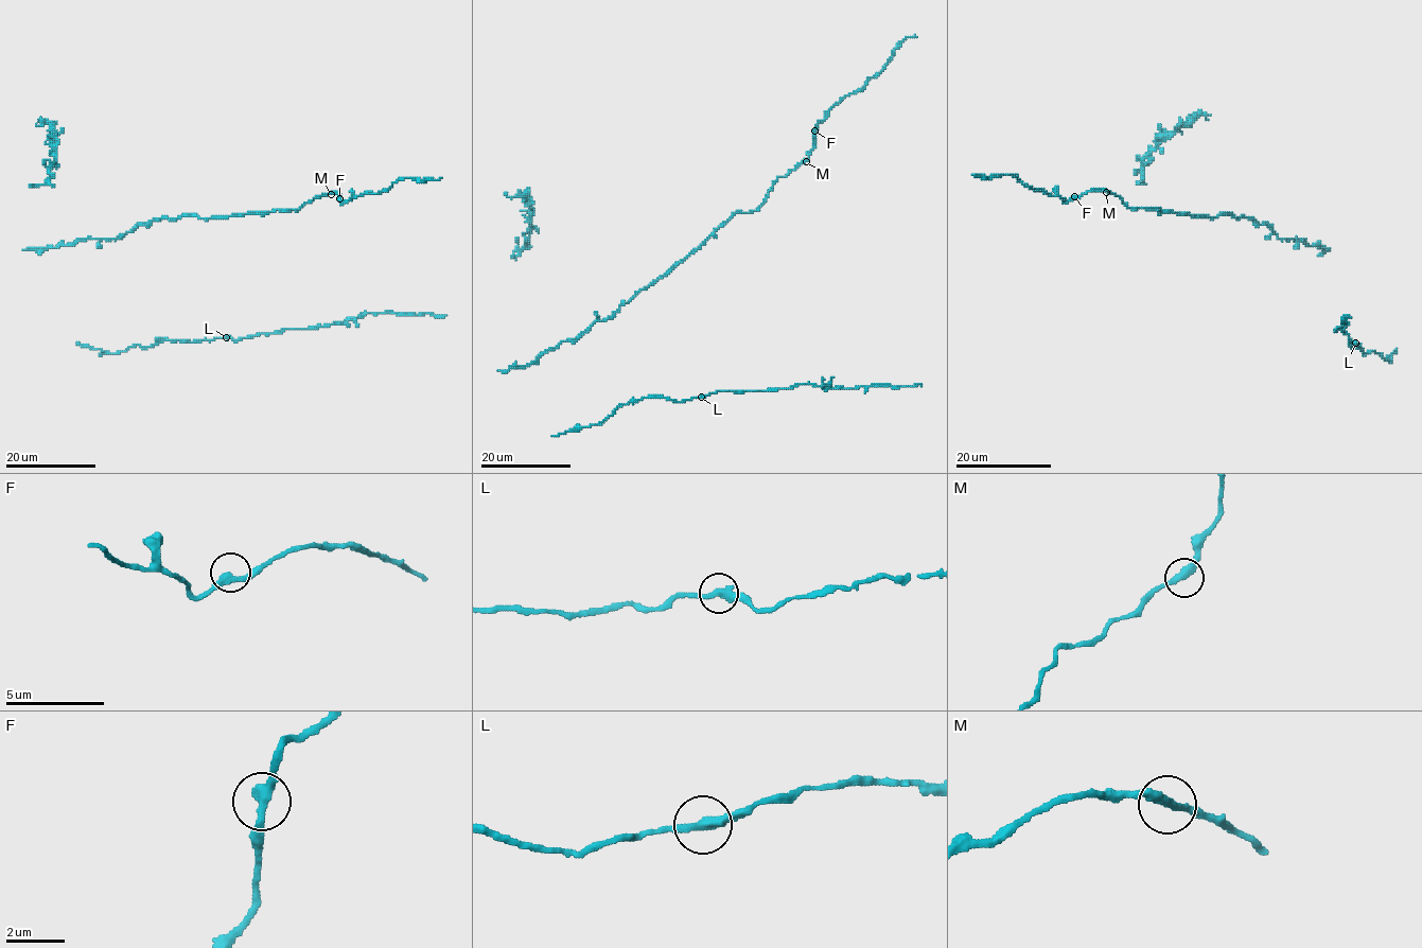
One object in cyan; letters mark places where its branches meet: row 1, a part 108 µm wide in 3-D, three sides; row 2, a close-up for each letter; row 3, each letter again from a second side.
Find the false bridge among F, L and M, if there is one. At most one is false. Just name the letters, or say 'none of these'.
none of these

